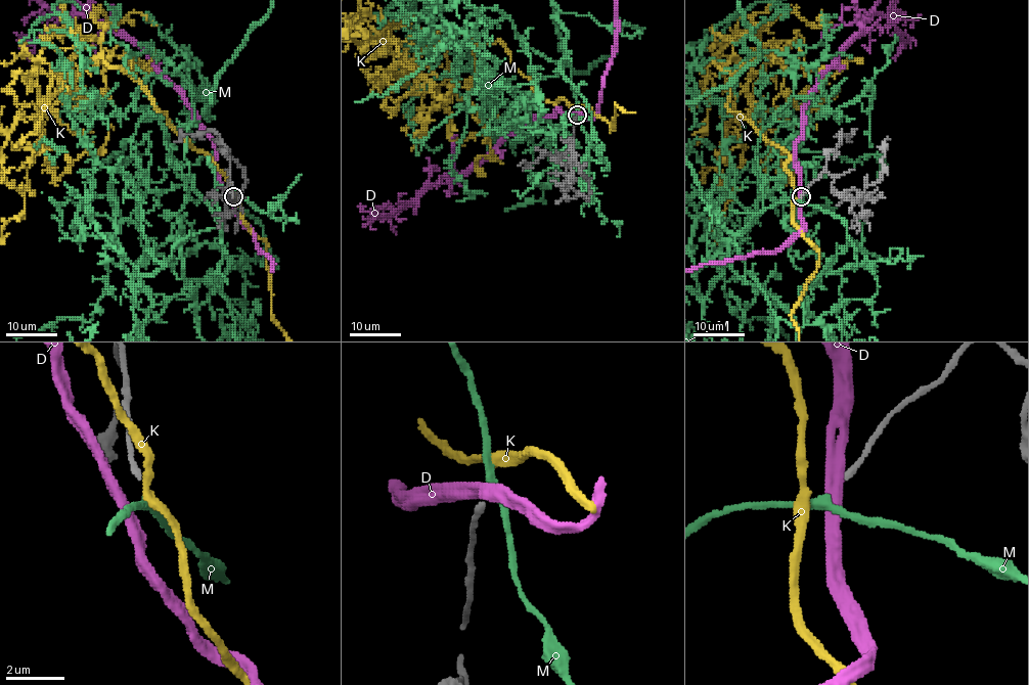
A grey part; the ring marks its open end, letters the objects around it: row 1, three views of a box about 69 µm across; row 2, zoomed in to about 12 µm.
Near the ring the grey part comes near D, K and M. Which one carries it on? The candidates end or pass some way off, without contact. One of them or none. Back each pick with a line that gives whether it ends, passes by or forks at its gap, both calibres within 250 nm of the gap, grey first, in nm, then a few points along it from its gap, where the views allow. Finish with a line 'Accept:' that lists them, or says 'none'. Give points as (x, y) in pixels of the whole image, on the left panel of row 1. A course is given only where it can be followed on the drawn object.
M: It passes by. Thickness 190 nm (grey) against 280 nm
Accept: M

